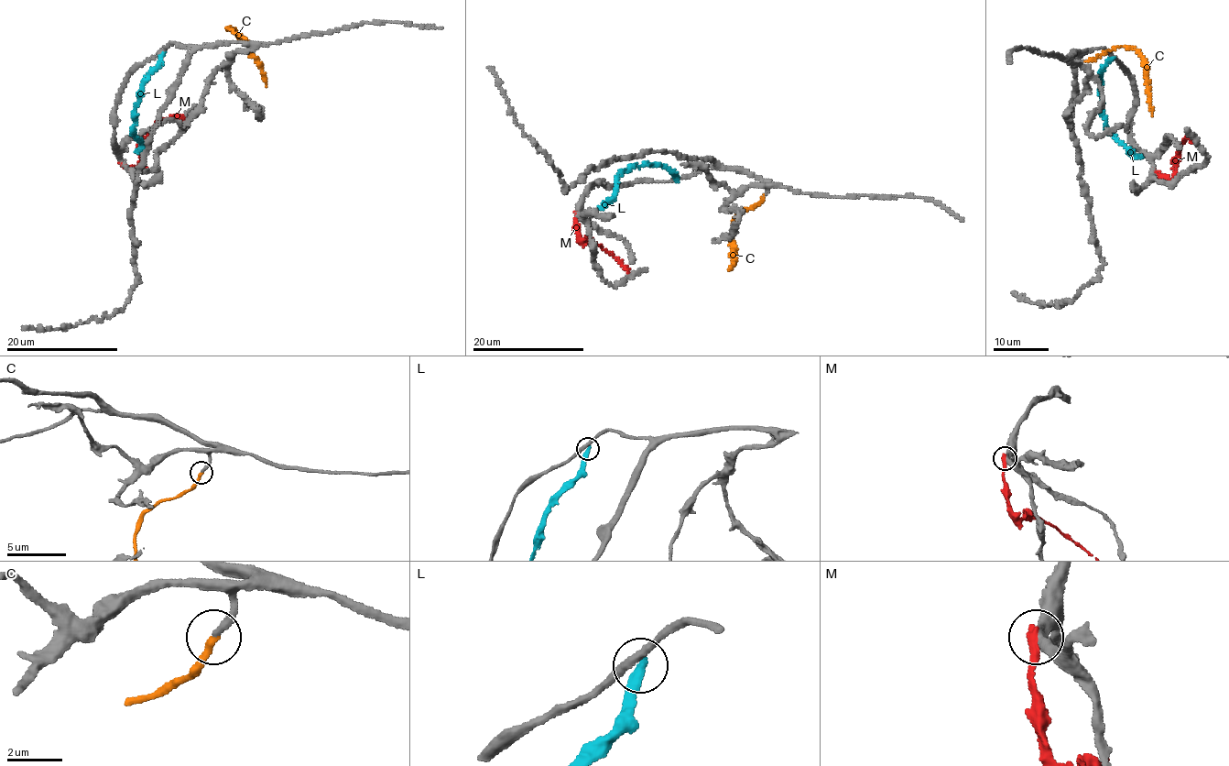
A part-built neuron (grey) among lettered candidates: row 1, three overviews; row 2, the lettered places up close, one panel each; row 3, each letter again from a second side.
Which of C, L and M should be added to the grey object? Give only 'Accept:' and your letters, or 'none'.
Accept: C

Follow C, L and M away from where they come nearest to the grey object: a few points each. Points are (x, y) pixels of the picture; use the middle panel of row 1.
C: (763, 196), (758, 203), (735, 217), (731, 239), (734, 249), (732, 250), (734, 261), (728, 270)
L: (677, 180), (661, 165), (631, 167), (619, 175), (612, 196), (597, 208)
M: (577, 213), (575, 224), (579, 238), (582, 243), (590, 241), (601, 246), (614, 256), (628, 272)

